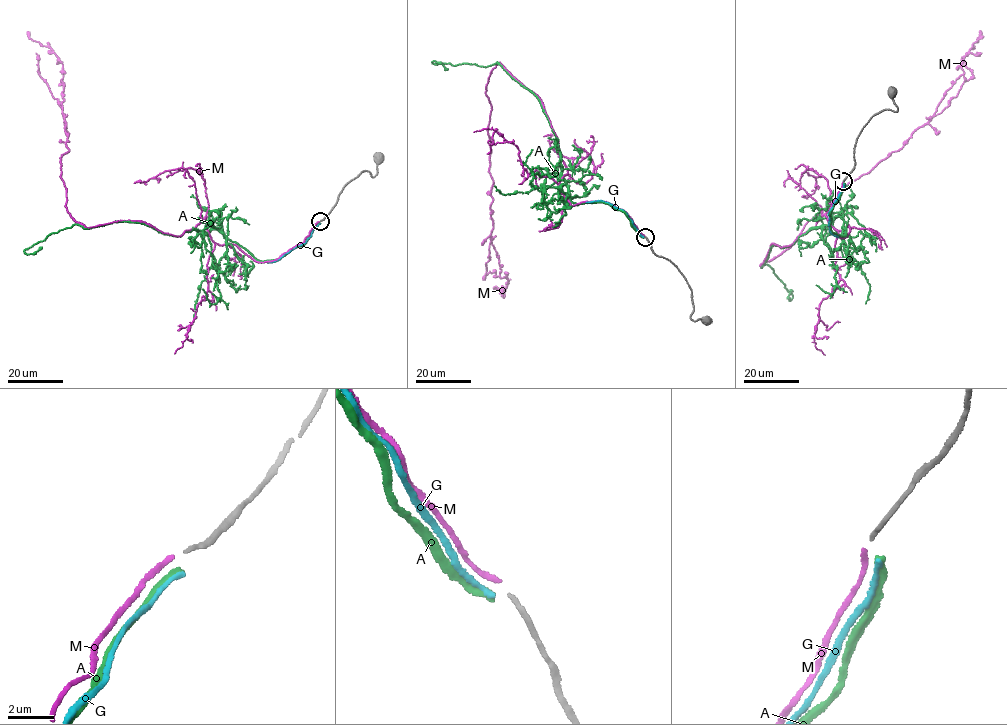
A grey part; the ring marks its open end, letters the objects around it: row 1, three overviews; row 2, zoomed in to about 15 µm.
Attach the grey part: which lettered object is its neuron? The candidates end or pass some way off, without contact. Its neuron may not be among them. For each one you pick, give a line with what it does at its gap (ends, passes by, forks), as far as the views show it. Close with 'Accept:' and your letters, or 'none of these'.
M: It ends there
Accept: M

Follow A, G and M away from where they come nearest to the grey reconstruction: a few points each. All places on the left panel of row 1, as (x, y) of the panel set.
A: (319, 222), (305, 243), (260, 262), (211, 228), (179, 236), (140, 223), (75, 224), (24, 252), (42, 247)
G: (319, 223), (305, 242), (277, 261), (267, 262)
M: (319, 221), (258, 263), (201, 220), (178, 236), (74, 221), (62, 63), (28, 31)

